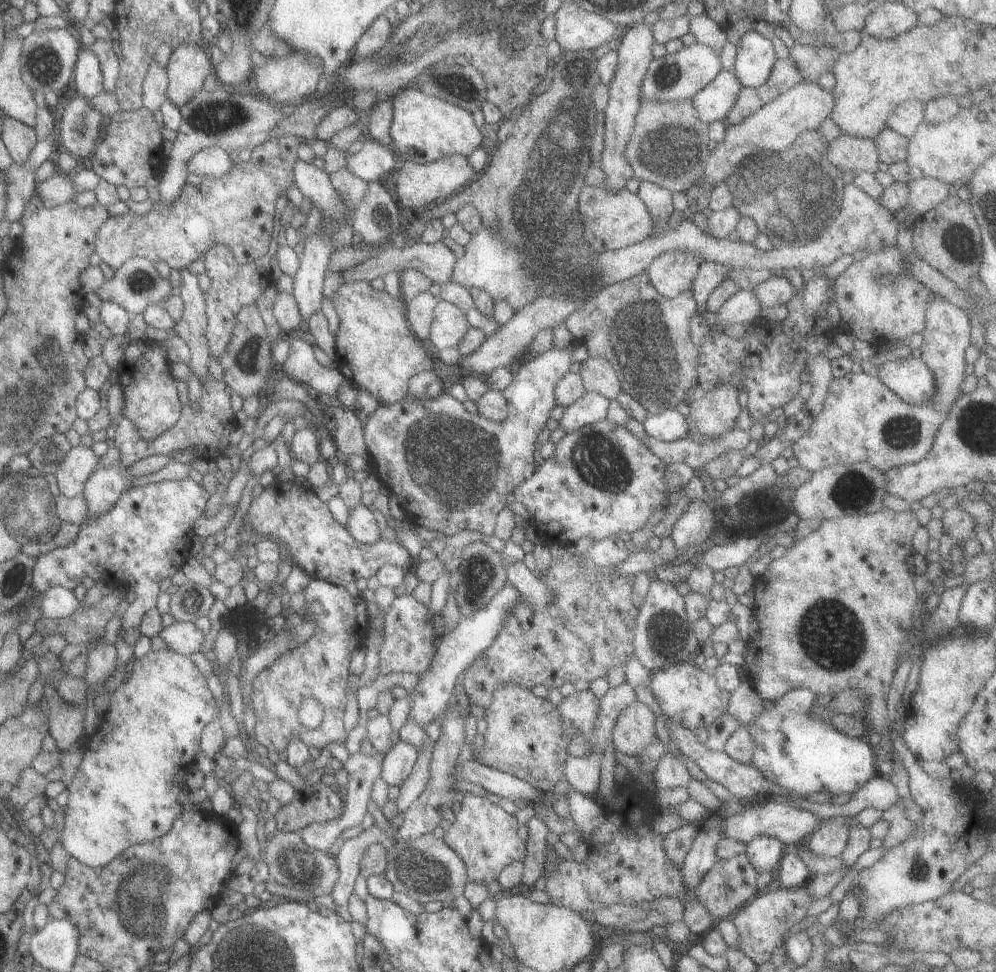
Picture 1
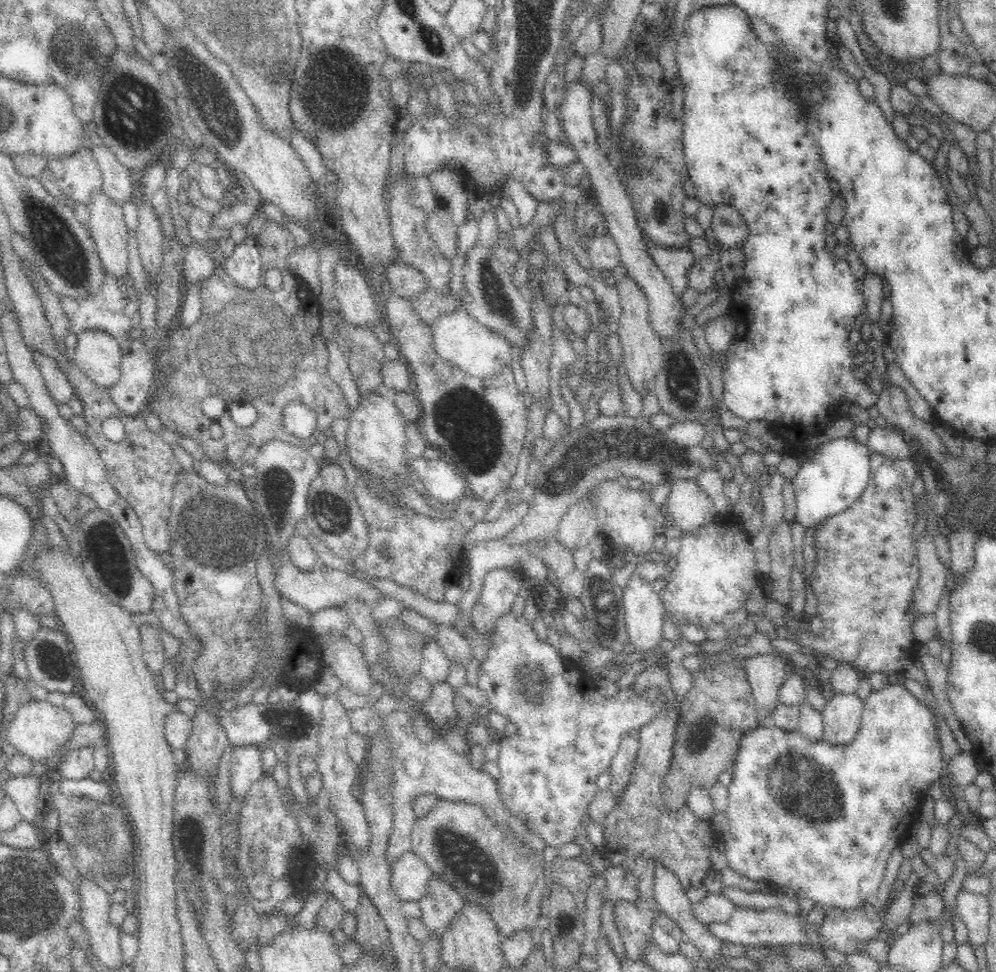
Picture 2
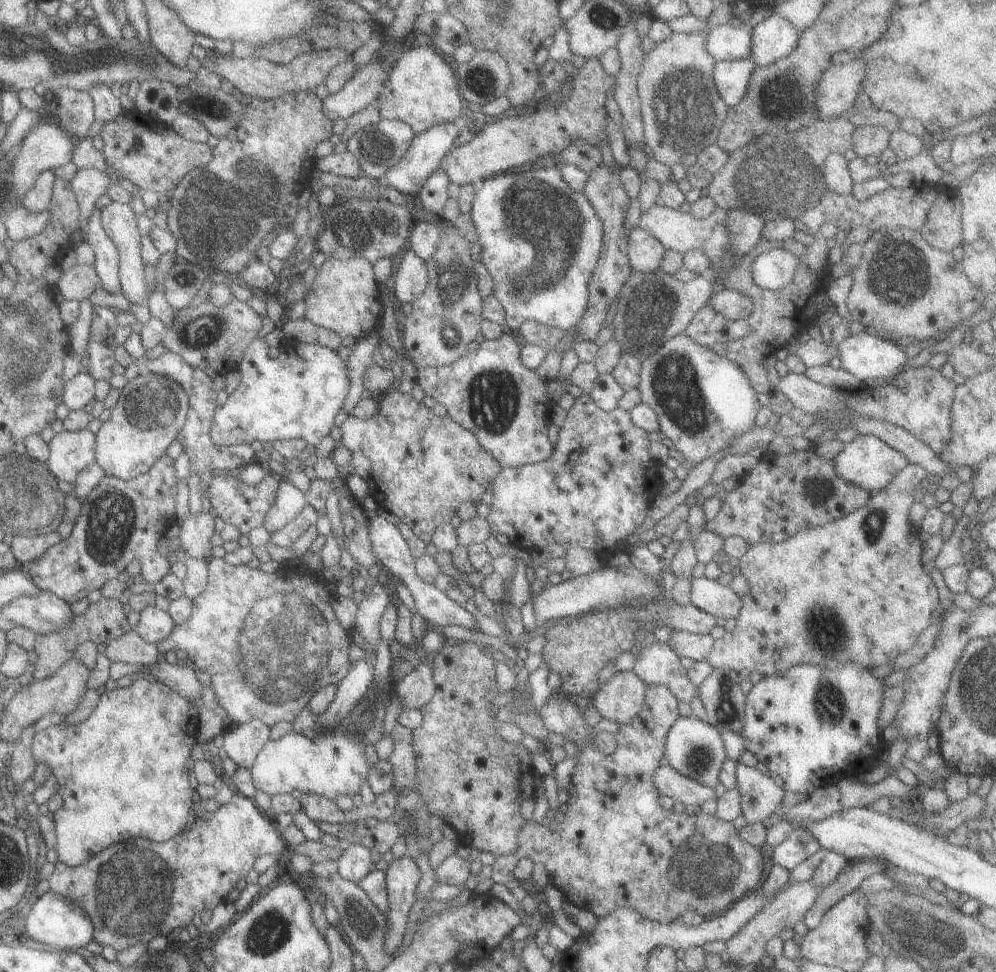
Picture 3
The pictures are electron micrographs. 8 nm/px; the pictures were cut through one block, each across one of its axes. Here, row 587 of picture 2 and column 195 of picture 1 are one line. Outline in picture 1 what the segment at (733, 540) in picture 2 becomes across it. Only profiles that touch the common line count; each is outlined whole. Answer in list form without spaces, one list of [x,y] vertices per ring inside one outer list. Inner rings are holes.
[[[161,649],[159,651],[149,650],[143,656],[137,659],[133,658],[133,666],[125,675],[123,681],[110,694],[109,705],[101,715],[101,720],[97,727],[92,728],[92,732],[86,739],[88,740],[87,750],[83,752],[83,760],[79,762],[75,776],[66,785],[67,804],[62,808],[62,824],[61,832],[57,835],[63,850],[67,852],[69,857],[75,858],[77,862],[85,864],[89,867],[100,867],[107,864],[112,858],[119,856],[123,850],[133,846],[134,844],[143,844],[143,842],[153,842],[155,838],[159,838],[165,834],[166,830],[171,828],[171,824],[182,813],[183,804],[187,803],[187,793],[190,791],[185,784],[185,778],[193,769],[193,754],[199,748],[200,734],[205,724],[209,724],[215,714],[218,714],[218,705],[213,699],[211,692],[207,689],[205,677],[199,673],[195,664],[191,662],[190,657],[177,654],[171,650]]]

